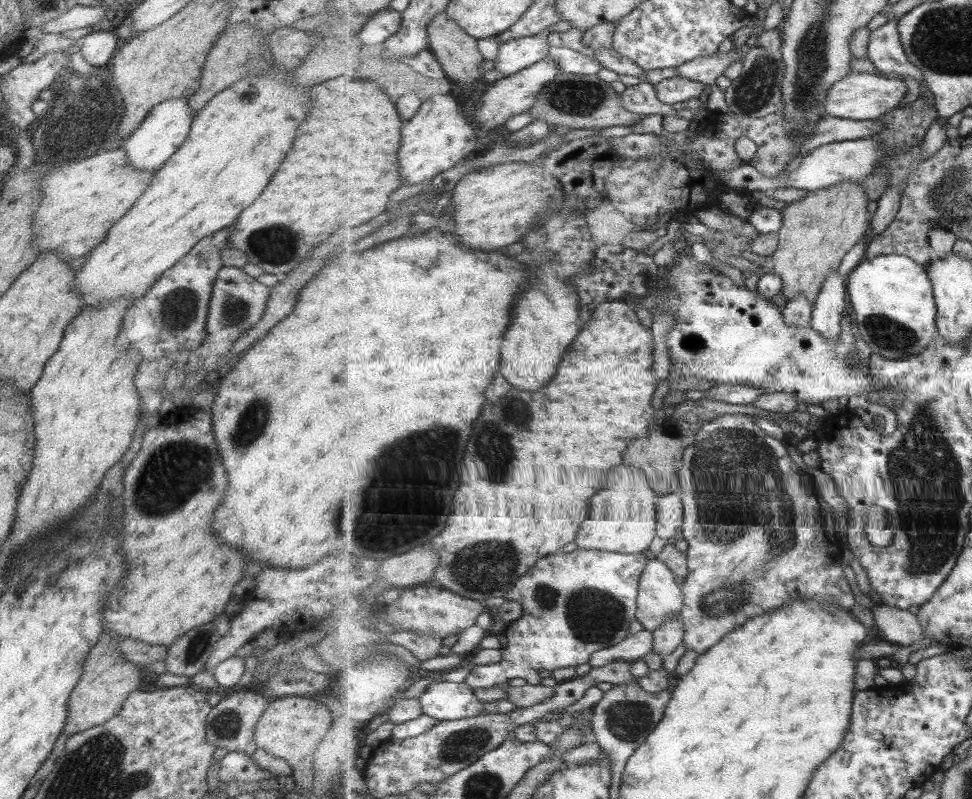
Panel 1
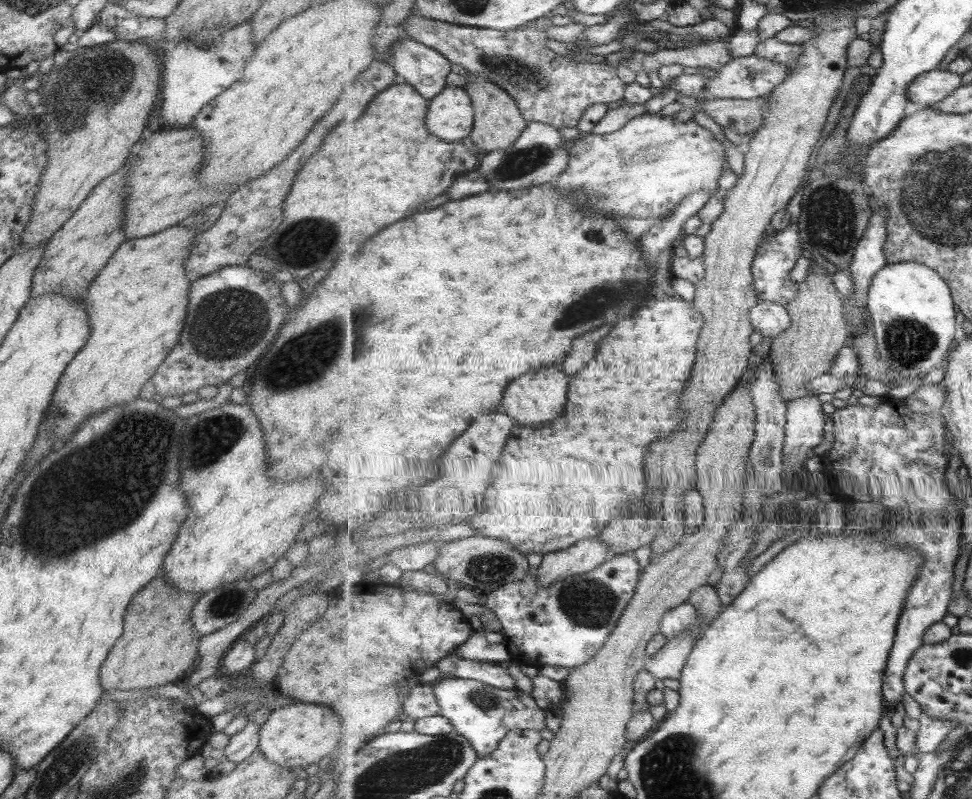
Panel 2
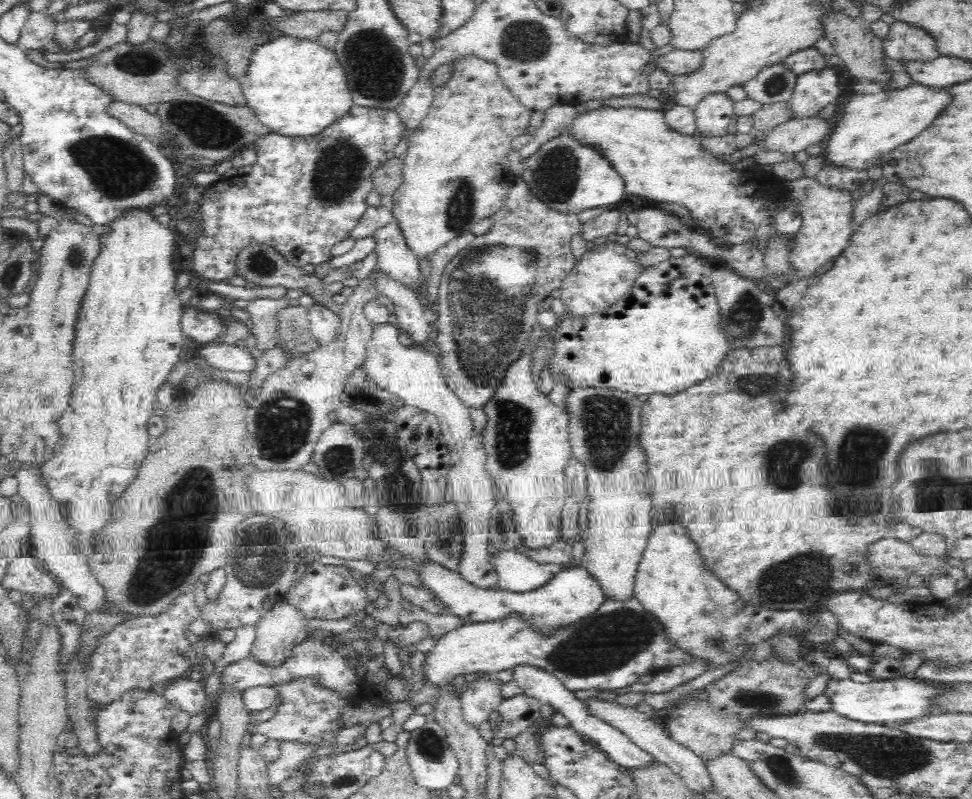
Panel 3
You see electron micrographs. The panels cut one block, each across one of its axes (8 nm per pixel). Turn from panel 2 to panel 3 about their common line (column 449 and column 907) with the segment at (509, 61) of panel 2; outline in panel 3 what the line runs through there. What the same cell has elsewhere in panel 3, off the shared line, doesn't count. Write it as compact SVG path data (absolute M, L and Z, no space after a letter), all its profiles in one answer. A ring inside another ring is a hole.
M895 20L890 26L890 33L882 39L884 54L892 60L932 60L938 56L938 49L934 39L924 30L916 25Z

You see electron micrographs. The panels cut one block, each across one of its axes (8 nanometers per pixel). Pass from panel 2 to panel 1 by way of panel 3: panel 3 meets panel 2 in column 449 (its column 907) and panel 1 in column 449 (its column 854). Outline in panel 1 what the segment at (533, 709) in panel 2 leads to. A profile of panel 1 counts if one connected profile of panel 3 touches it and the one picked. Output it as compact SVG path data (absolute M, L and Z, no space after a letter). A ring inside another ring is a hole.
M433 683L418 695L428 714L437 720L463 720L485 714L485 704L479 702L469 684Z

